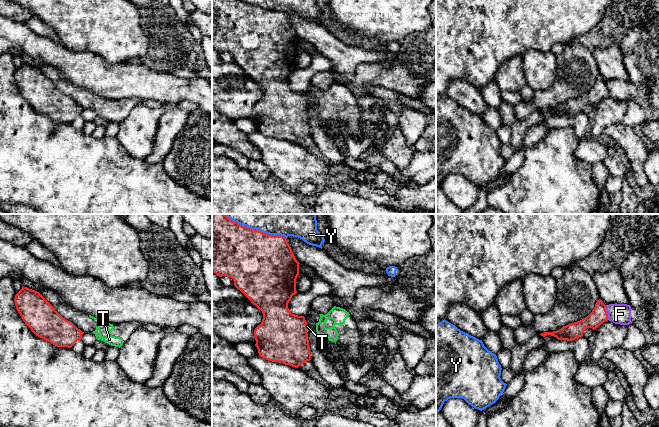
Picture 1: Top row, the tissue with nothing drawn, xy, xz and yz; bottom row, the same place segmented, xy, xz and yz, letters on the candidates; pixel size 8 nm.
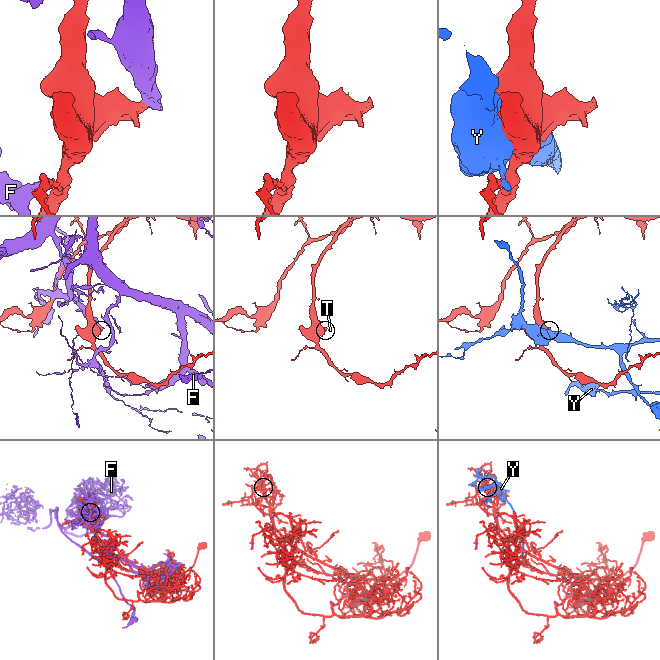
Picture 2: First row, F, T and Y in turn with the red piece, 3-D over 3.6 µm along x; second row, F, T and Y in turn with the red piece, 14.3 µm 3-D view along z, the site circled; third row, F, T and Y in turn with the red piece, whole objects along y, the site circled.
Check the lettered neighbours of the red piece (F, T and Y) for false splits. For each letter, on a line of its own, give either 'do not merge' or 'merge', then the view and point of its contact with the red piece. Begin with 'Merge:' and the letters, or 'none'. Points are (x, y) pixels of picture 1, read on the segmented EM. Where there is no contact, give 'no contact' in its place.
Merge: none
F: do not merge | yz (606, 312)
T: do not merge | xz (306, 329)
Y: do not merge | xz (255, 229)

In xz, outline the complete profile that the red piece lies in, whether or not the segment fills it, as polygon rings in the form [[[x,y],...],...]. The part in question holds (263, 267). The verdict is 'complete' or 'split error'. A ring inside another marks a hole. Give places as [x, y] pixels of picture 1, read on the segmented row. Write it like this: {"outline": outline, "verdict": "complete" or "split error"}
{"outline": [[[212,214],[212,272],[219,277],[232,278],[234,286],[262,311],[262,322],[254,330],[255,346],[259,356],[268,361],[282,362],[295,368],[311,360],[305,317],[292,314],[288,308],[289,301],[297,293],[296,279],[299,275],[299,264],[287,237],[269,235],[248,228],[232,221],[225,214]]], "verdict": "complete"}

